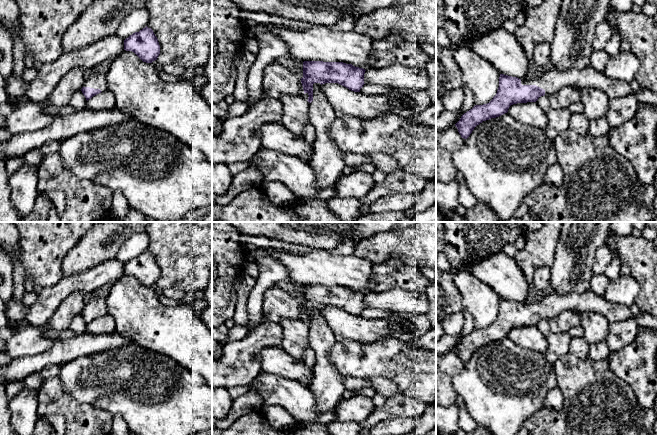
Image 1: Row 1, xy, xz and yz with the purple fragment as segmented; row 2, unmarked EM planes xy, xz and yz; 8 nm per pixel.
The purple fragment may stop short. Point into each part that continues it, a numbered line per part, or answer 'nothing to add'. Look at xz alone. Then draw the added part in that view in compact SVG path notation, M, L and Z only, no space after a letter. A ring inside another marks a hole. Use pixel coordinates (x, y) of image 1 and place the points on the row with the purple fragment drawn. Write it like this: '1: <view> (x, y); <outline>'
1: xz (327, 161); M320 83L313 84L313 101L309 103L309 121L314 126L316 138L313 155L309 161L321 190L326 189L342 176L345 166L343 152L329 136L329 127L336 119L334 109Z

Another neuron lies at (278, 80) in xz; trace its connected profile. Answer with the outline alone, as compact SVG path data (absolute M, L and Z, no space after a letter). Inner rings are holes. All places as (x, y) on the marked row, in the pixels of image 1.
M276 61L264 68L262 89L267 96L273 98L279 98L282 95L304 94L299 73Z

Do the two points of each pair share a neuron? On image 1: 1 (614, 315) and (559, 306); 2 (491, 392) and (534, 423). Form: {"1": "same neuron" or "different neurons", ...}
{"1": "same neuron", "2": "different neurons"}

